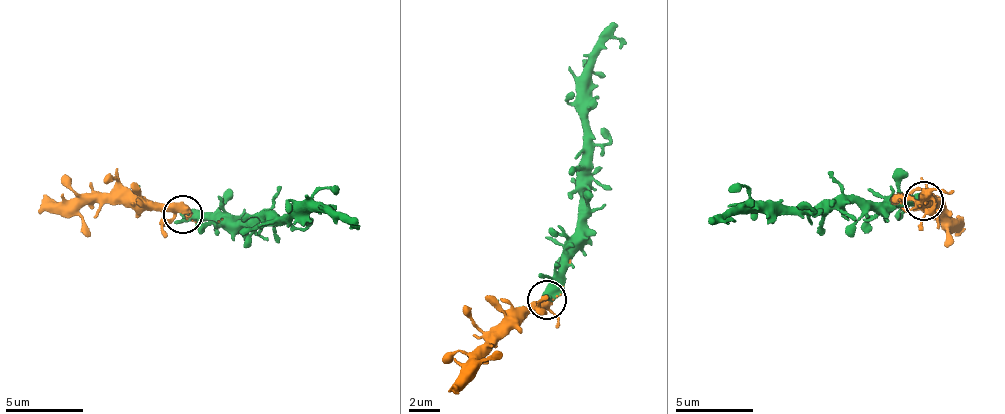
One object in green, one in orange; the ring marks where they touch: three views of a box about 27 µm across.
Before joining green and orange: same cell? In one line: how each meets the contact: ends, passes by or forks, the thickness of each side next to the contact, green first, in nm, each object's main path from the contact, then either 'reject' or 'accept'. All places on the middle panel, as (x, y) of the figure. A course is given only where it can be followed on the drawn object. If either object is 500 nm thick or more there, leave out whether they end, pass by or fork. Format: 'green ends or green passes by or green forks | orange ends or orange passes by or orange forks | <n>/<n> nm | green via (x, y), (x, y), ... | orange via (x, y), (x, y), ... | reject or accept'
green passes by | orange forks | 440/340 nm | green via (545, 301), (561, 248), (577, 236), (581, 169), (587, 149), (587, 94), (592, 53), (605, 40), (628, 44) | orange via (548, 301), (498, 336), (455, 387) | accept

